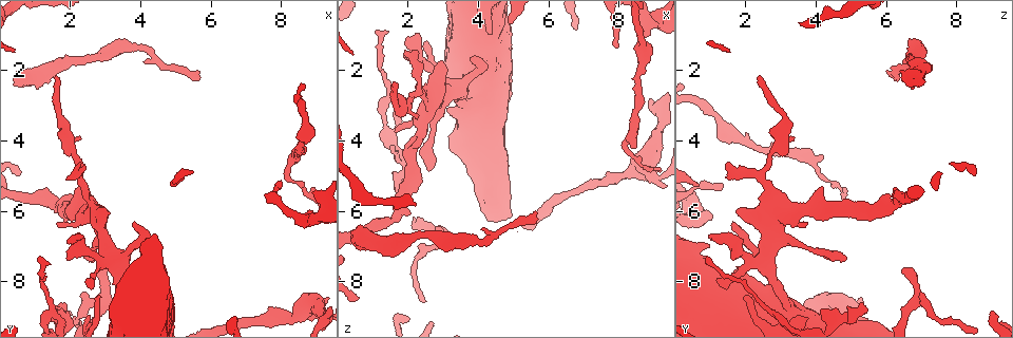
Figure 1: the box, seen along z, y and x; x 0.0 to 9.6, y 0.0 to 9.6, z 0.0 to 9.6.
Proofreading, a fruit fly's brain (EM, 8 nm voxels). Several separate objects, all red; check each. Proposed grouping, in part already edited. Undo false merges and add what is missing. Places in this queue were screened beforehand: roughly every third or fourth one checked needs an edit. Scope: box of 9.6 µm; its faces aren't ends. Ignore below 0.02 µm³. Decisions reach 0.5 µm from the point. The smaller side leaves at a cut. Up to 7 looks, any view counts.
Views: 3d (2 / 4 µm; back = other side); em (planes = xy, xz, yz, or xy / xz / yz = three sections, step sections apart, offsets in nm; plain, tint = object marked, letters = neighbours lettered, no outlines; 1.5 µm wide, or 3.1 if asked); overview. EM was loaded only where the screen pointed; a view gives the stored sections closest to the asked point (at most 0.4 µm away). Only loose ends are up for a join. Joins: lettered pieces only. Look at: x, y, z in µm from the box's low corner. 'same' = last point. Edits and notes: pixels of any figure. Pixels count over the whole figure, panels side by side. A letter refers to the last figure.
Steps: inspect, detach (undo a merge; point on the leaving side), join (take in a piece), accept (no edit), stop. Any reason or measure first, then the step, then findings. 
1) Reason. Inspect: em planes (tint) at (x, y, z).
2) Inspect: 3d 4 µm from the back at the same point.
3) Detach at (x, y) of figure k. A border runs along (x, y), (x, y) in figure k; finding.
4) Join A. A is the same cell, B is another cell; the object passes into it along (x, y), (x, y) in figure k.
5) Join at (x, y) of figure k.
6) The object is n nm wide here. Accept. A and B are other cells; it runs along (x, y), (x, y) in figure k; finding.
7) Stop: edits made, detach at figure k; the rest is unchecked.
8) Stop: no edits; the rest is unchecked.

Sudden change in width. Inspect: 3d 2 µm from the back at (1.65, 3.05, 2.85).

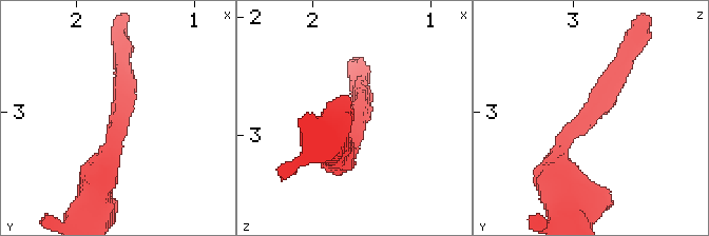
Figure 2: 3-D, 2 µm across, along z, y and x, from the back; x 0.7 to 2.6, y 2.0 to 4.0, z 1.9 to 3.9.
Need the tissue. Inspect: em xz step 4 (letters) at (1.66, 3.04, 2.90).

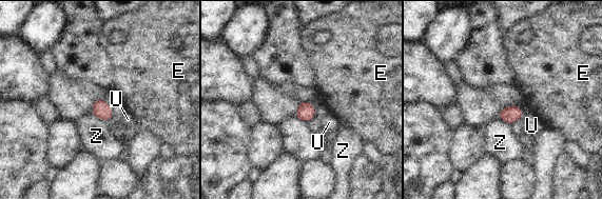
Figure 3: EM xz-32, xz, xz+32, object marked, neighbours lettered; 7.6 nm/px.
Accept. E, U and Z are other cells; a border runs along (91, 112), (107, 122) in figure 3; one neuron here.

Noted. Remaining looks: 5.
Tapers out. Inspect: 3d 4 µm at (5.75, 2.20, 6.20).

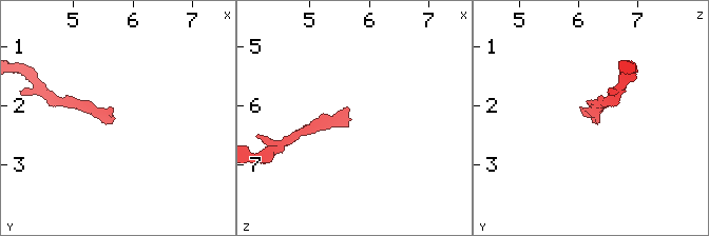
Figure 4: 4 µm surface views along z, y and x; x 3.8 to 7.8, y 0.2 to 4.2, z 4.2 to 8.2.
Inspect: em planes (plain) at (5.70, 2.25, 6.25).

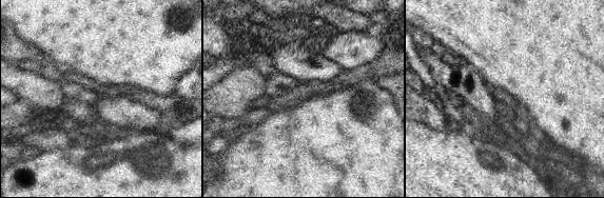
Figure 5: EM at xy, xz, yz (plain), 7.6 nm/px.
See the neighbours. Inspect: em planes (letters) at the same point.

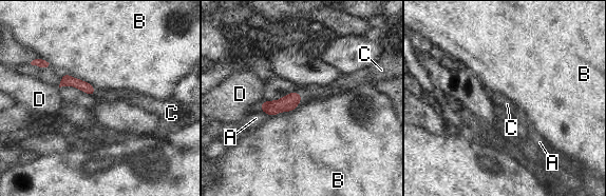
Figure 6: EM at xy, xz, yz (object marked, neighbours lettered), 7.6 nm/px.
Join C. C is the same cell, A, B and D are other cells; the object passes into it along (67, 80), (94, 91), (107, 95) in figure 6; the neuron continues.

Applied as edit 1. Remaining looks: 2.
Stop: edits made, join at figure 6; the rest is unchecked.

